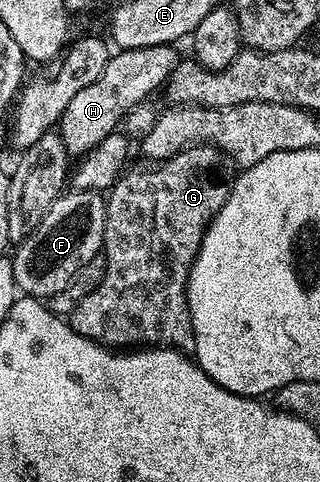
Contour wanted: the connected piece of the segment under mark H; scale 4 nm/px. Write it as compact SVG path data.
M163 43L153 47L139 47L129 51L120 49L109 54L106 69L98 81L86 85L77 93L70 105L66 105L66 113L62 113L58 124L58 134L64 143L69 156L79 157L98 145L98 141L113 134L121 121L140 102L149 98L152 90L168 82L168 74L180 62L181 52L176 52L175 46Z

